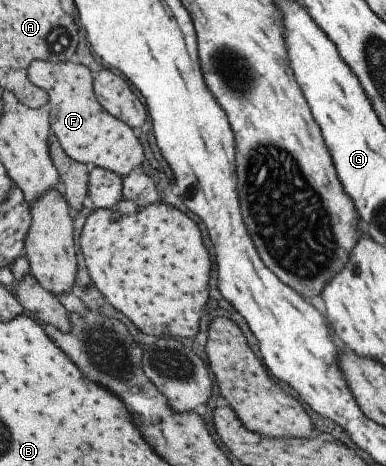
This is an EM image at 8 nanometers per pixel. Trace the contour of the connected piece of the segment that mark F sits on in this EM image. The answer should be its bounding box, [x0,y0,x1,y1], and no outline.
[26,59,143,177]

